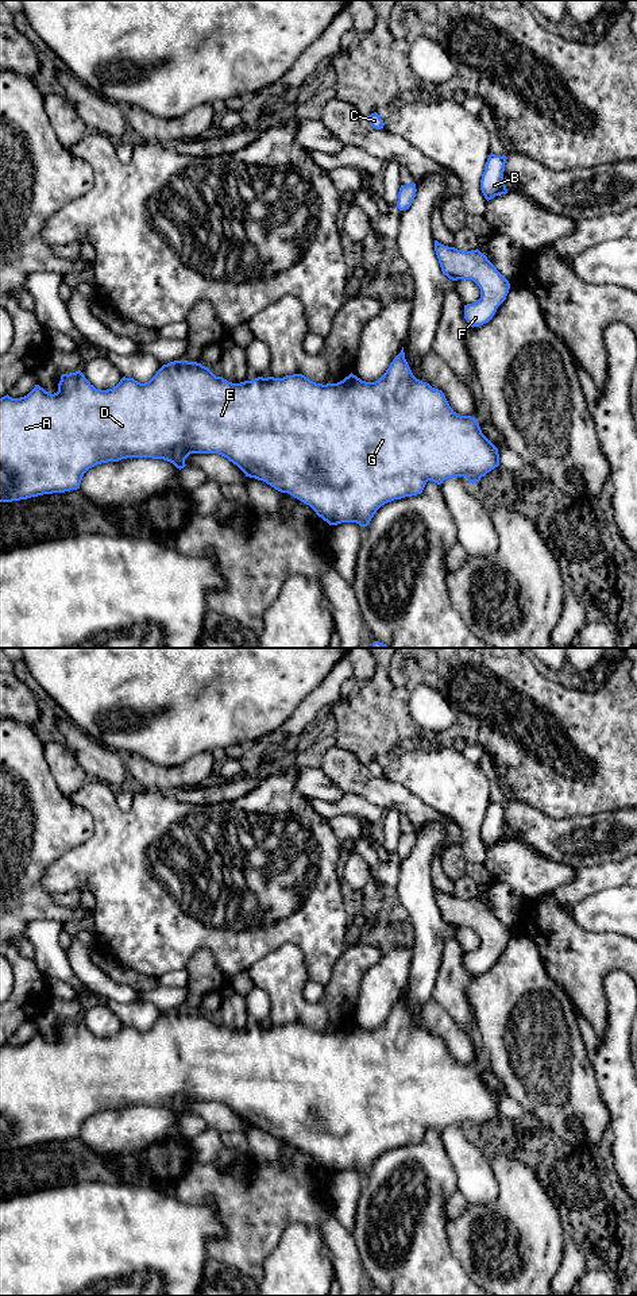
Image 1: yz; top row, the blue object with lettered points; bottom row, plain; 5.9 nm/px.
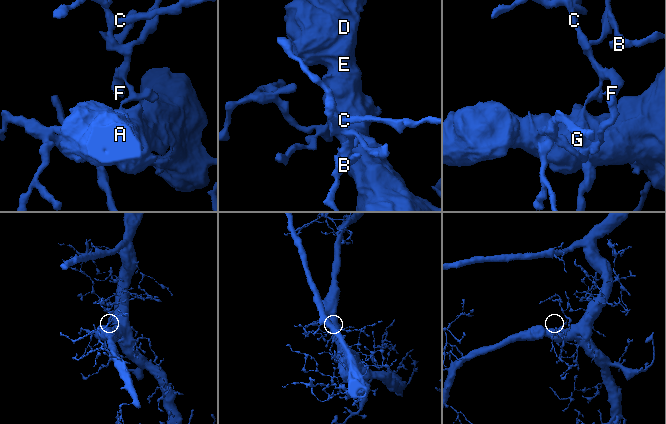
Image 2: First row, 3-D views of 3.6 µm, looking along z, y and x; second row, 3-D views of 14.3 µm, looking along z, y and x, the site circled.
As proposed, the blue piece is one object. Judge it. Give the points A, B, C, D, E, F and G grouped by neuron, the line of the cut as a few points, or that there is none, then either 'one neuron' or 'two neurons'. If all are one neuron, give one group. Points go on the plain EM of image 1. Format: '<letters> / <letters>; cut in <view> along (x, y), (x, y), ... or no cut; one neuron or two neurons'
A B C D E F G; no cut; one neuron

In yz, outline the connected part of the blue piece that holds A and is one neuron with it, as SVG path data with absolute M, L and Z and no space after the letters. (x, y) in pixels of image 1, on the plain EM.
M404 995L393 1007L386 1021L375 1030L366 1030L352 1021L337 1031L316 1031L302 1022L286 1023L283 1026L258 1025L252 1029L232 1031L223 1025L216 1025L208 1015L197 1010L174 1008L163 1012L157 1022L144 1031L134 1026L123 1025L112 1037L96 1037L78 1018L62 1022L58 1040L51 1042L39 1033L24 1045L12 1046L8 1042L0 1046L0 1150L12 1150L38 1145L43 1142L65 1141L80 1137L84 1122L101 1111L119 1110L127 1106L153 1106L173 1111L184 1116L185 1107L190 1102L219 1102L236 1112L246 1125L263 1129L281 1141L287 1141L301 1150L309 1153L318 1165L329 1173L341 1170L356 1170L367 1174L377 1158L394 1148L421 1142L426 1130L441 1133L445 1127L466 1125L472 1133L482 1125L499 1114L498 1096L482 1081L478 1068L471 1064L458 1062L448 1052L444 1041L429 1031L417 1027L406 1007Z

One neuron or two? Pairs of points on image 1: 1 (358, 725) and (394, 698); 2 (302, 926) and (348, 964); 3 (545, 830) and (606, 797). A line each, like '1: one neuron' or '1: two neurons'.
1: one neuron
2: two neurons
3: two neurons

